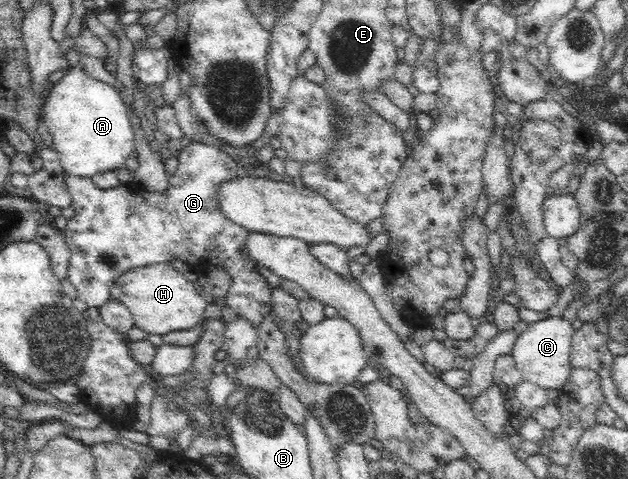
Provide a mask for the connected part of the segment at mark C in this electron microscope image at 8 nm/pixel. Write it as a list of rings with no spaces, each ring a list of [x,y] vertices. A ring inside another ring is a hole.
[[[549,316],[542,320],[528,323],[526,330],[517,333],[510,356],[523,380],[538,384],[546,390],[563,386],[569,378],[570,350],[574,334],[571,322],[562,316]]]

